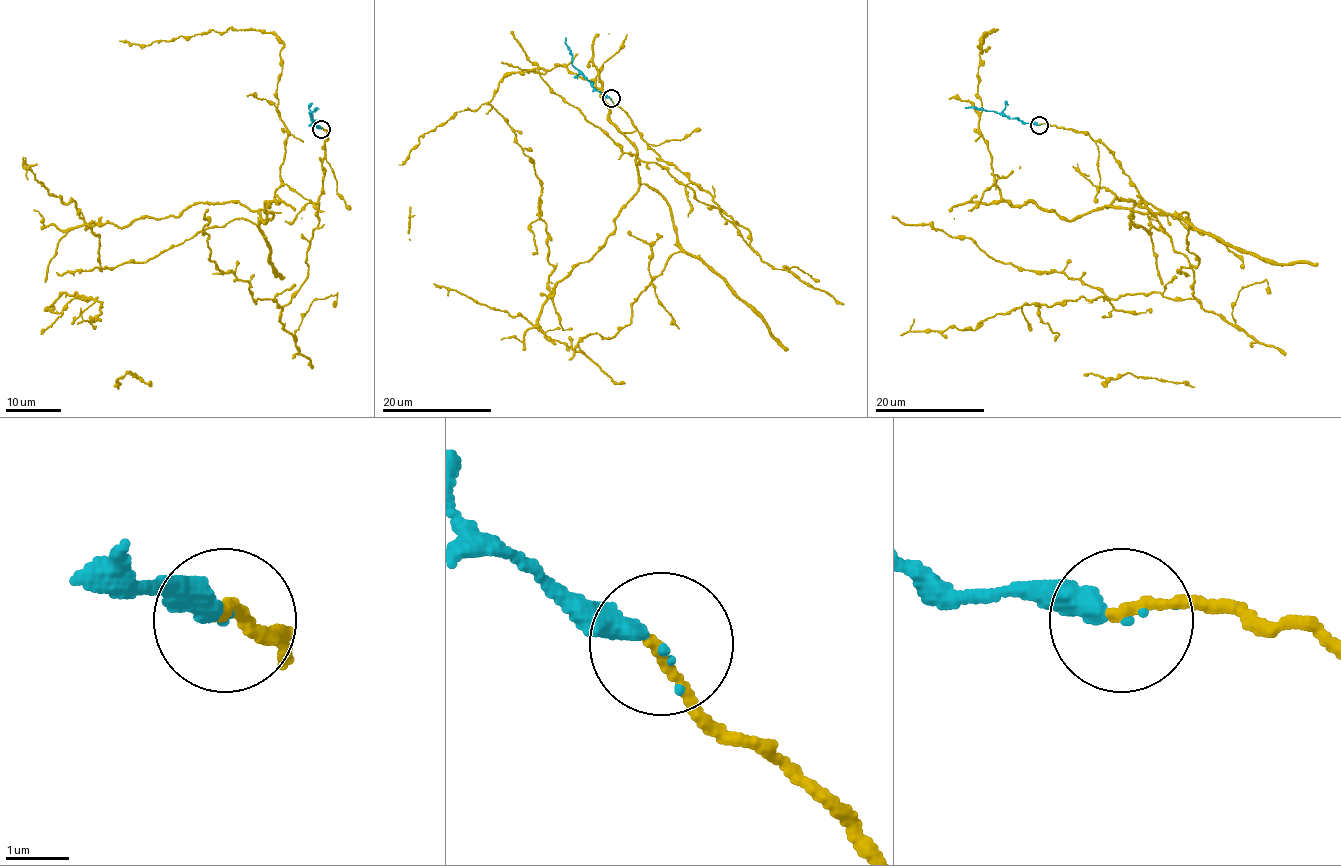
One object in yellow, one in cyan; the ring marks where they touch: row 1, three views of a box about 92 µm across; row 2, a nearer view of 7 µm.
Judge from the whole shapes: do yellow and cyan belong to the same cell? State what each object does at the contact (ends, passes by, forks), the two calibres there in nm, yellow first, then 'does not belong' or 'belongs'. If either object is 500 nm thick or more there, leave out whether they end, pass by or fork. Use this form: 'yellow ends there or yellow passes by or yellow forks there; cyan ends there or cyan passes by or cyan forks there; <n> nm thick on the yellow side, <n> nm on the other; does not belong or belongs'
yellow ends there; cyan ends there; 170 nm thick on the yellow side, 280 nm on the other; belongs

